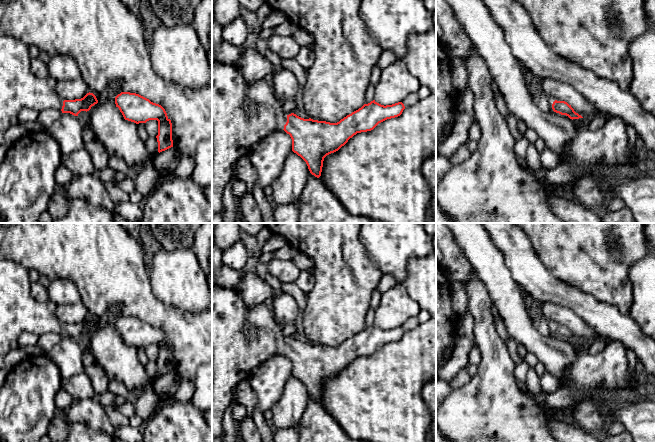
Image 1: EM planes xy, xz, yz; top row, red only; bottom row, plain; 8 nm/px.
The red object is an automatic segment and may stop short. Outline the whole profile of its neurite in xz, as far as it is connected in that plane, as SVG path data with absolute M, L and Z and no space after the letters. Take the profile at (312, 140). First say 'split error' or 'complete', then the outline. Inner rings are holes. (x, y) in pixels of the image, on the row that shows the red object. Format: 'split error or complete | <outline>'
split error | M212 63L212 211L223 213L223 192L234 177L237 160L247 156L250 149L272 131L283 129L289 134L292 151L306 162L310 173L319 178L327 155L338 151L357 133L371 131L379 123L400 116L404 109L402 102L384 106L373 100L337 123L304 119L294 113L287 115L282 111L282 102L274 95L269 78L247 83L238 66ZM247 99L253 105L251 115L244 107Z

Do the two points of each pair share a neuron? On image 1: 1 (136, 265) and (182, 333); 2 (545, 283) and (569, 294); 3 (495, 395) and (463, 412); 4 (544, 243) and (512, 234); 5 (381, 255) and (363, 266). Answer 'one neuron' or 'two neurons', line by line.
1: one neuron
2: one neuron
3: one neuron
4: two neurons
5: two neurons

